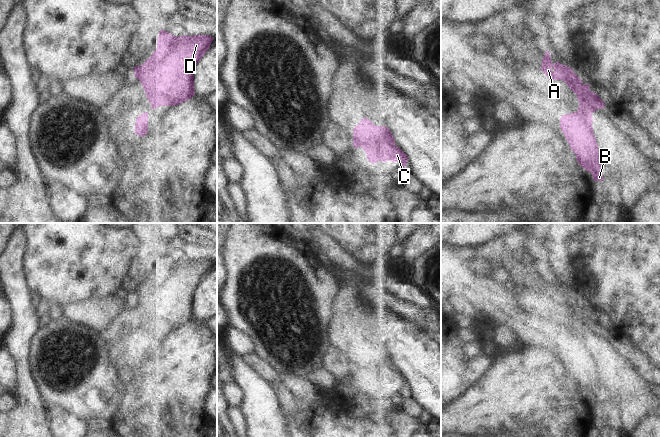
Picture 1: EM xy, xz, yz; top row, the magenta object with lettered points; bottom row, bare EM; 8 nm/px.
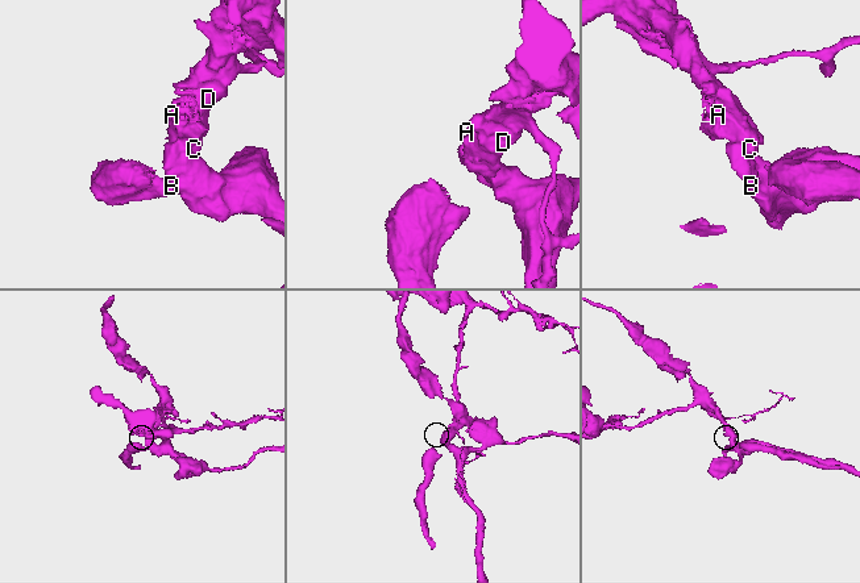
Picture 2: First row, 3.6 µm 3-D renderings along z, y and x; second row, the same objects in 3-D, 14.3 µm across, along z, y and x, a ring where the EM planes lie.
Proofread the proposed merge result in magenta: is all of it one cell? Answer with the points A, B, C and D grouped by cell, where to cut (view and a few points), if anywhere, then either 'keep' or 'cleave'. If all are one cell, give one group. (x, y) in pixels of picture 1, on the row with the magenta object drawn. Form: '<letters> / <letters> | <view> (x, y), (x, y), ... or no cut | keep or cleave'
A C D / B | yz (561, 117), (574, 127), (586, 124), (591, 125) | cleave

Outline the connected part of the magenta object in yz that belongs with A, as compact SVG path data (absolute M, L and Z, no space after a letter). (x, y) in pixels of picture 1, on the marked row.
M546 50L542 59L541 71L553 80L562 80L576 94L579 108L576 112L562 115L562 119L571 127L580 127L586 124L592 125L592 113L598 109L605 108L600 97L592 92L590 84L585 85L582 80L573 72L572 68L556 62L551 62L551 55Z

